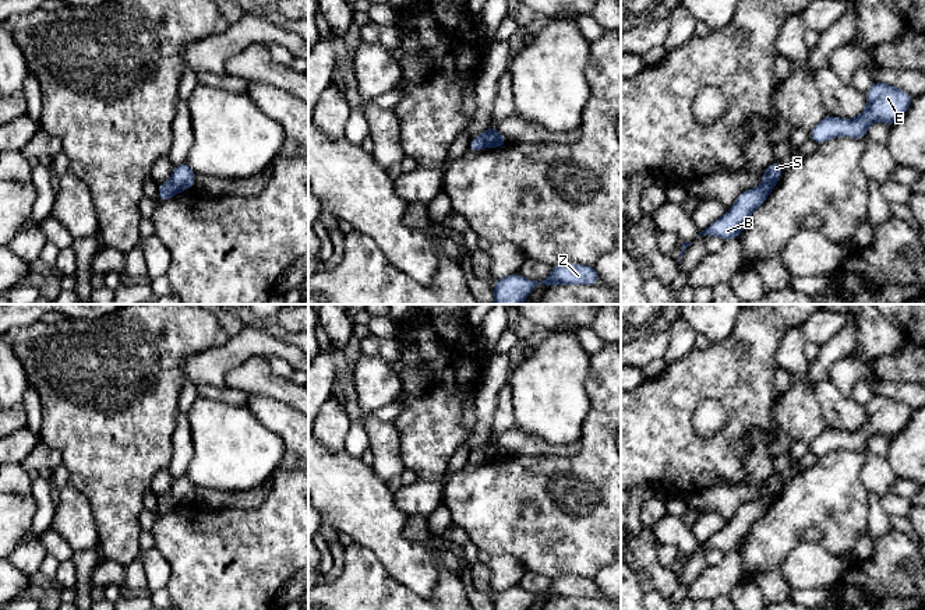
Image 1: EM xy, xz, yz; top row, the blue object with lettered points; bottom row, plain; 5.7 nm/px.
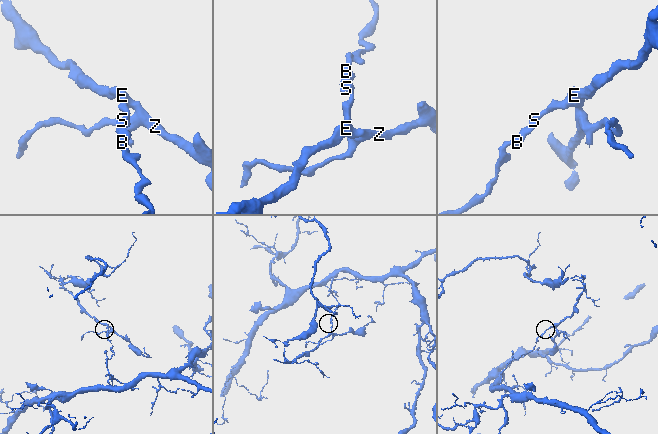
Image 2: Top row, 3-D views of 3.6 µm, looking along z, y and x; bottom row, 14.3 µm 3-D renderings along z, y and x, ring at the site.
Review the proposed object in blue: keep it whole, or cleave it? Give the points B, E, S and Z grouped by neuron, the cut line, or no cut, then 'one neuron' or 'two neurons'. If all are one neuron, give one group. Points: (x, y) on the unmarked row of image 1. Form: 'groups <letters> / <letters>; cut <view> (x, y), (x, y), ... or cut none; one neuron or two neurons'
groups B / E S Z; cut xz (495, 443), (487, 450), (486, 458); two neurons

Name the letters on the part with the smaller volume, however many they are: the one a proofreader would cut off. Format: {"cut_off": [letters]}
{"cut_off": ["E", "S", "Z"]}

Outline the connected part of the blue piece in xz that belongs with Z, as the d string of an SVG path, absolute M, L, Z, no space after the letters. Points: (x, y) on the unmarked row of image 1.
M562 575L551 579L550 588L541 593L532 593L519 585L495 592L494 610L529 610L540 596L551 597L596 597L601 590L592 578Z

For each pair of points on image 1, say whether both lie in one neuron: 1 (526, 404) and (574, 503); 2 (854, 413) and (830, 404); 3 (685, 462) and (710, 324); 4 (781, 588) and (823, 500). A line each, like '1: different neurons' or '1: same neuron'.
1: different neurons
2: same neuron
3: different neurons
4: same neuron

